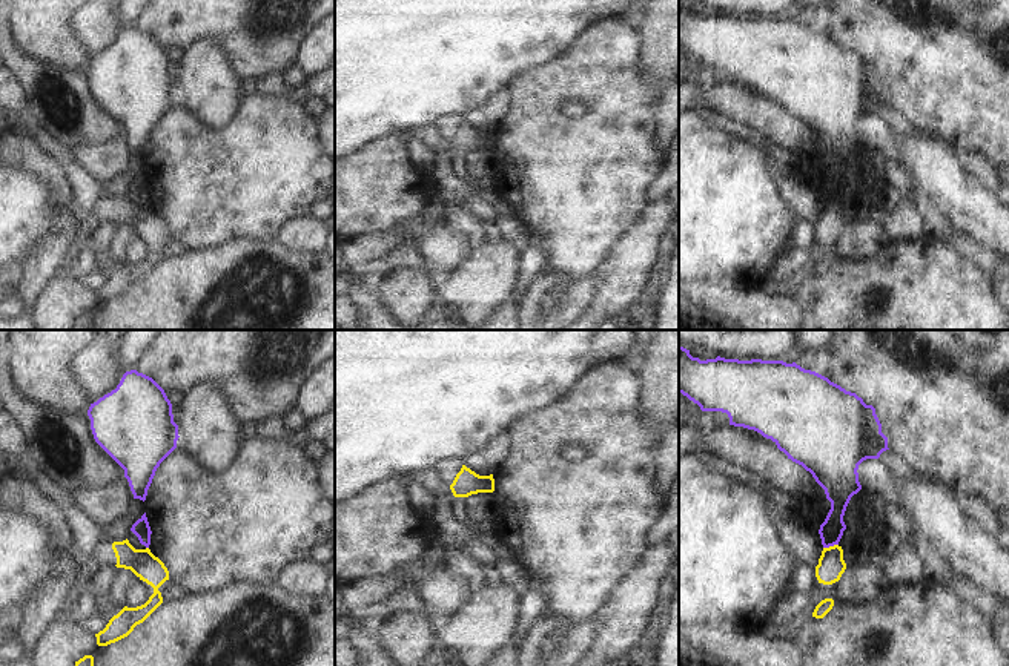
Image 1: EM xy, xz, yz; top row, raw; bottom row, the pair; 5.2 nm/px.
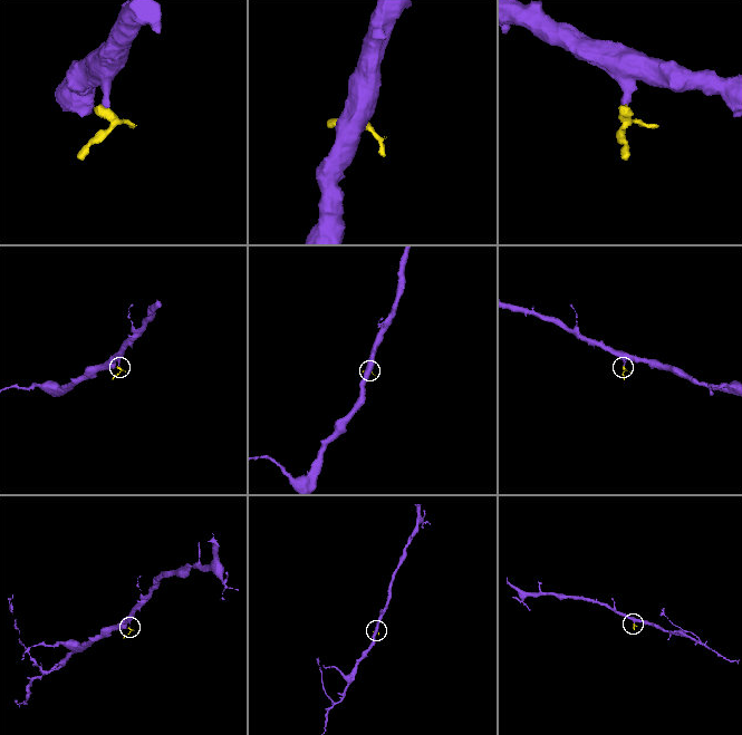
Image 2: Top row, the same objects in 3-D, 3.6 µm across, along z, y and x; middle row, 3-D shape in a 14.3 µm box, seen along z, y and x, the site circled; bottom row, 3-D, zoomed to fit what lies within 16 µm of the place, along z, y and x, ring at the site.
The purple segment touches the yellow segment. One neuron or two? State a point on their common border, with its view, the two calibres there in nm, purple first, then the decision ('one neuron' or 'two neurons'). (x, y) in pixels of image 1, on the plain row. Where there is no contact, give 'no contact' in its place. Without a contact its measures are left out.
yz (830, 201) | 120/140 nm | two neurons

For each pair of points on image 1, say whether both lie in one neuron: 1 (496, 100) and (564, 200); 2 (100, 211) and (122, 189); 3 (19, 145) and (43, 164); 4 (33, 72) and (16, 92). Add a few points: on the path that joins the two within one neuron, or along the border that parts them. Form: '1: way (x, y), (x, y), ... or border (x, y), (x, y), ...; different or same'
1: border (509, 88), (509, 114), (492, 129); different
2: border (103, 191), (112, 198); different
3: way (25, 151), (37, 161); same
4: border (16, 72), (28, 94), (28, 117); different

